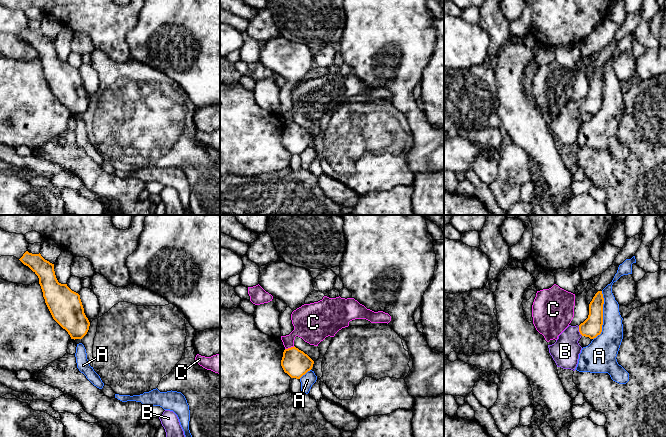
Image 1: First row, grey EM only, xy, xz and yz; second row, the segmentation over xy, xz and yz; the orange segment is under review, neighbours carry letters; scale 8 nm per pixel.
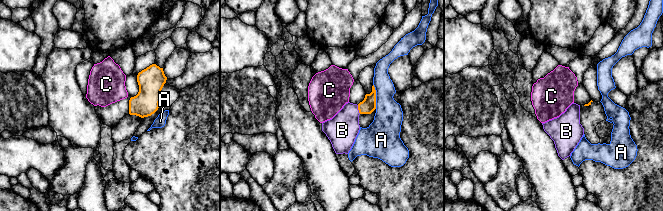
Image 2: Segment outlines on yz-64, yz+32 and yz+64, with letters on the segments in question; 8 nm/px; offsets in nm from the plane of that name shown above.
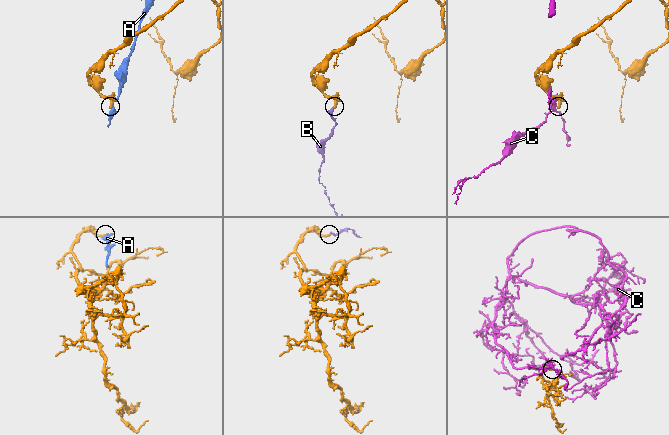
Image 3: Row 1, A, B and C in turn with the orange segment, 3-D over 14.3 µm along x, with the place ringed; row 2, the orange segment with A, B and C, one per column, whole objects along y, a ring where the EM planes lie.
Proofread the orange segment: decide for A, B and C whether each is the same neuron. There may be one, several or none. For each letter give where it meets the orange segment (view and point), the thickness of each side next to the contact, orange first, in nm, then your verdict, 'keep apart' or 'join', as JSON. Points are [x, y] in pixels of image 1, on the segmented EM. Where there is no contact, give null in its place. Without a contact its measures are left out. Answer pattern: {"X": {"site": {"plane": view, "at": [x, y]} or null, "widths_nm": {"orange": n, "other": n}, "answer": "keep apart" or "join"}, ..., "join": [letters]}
{"A": {"site": {"plane": "yz", "at": [602, 316]}, "widths_nm": {"orange": 160, "other": 220}, "answer": "keep apart"}, "B": {"site": {"plane": "yz", "at": [579, 331]}, "widths_nm": {"orange": 160, "other": 220}, "answer": "join"}, "C": {"site": {"plane": "xz", "at": [289, 348]}, "widths_nm": {"orange": 220, "other": 260}, "answer": "keep apart"}, "join": ["B"]}

